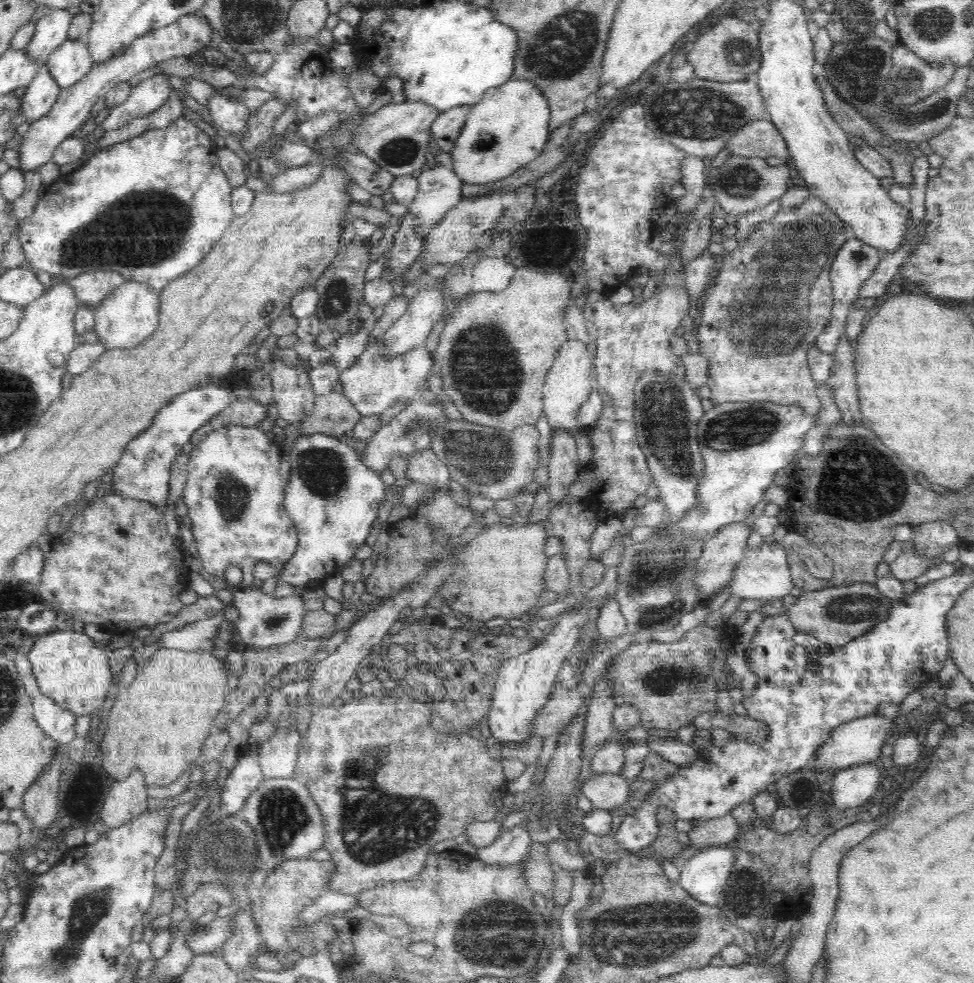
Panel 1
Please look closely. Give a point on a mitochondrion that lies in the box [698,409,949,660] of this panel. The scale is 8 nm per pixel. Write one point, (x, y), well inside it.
(856, 482)

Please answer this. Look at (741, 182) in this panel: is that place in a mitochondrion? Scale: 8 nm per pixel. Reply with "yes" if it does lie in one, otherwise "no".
yes

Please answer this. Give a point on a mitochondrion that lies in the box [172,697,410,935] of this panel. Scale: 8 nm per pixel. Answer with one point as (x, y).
(223, 851)

